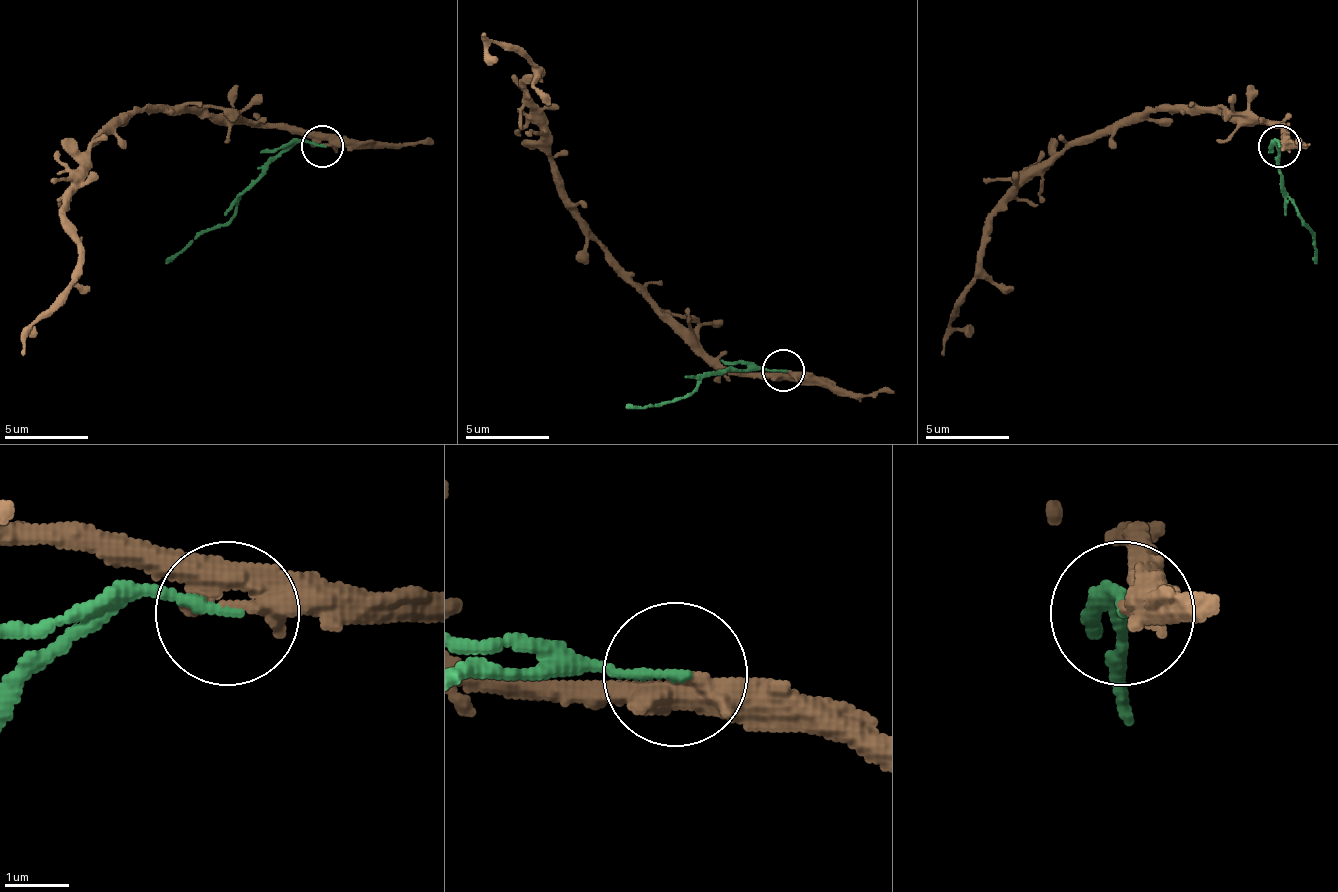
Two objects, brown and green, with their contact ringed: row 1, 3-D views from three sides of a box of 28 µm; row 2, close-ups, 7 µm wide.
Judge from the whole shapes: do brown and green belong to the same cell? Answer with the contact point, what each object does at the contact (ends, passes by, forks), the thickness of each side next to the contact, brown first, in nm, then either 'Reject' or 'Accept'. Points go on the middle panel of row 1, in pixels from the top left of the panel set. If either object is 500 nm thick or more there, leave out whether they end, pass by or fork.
Place: (783, 370). At the ring brown passes by. At the ring green ends. Thickness 240 nm (brown) against 150 nm. Reject

